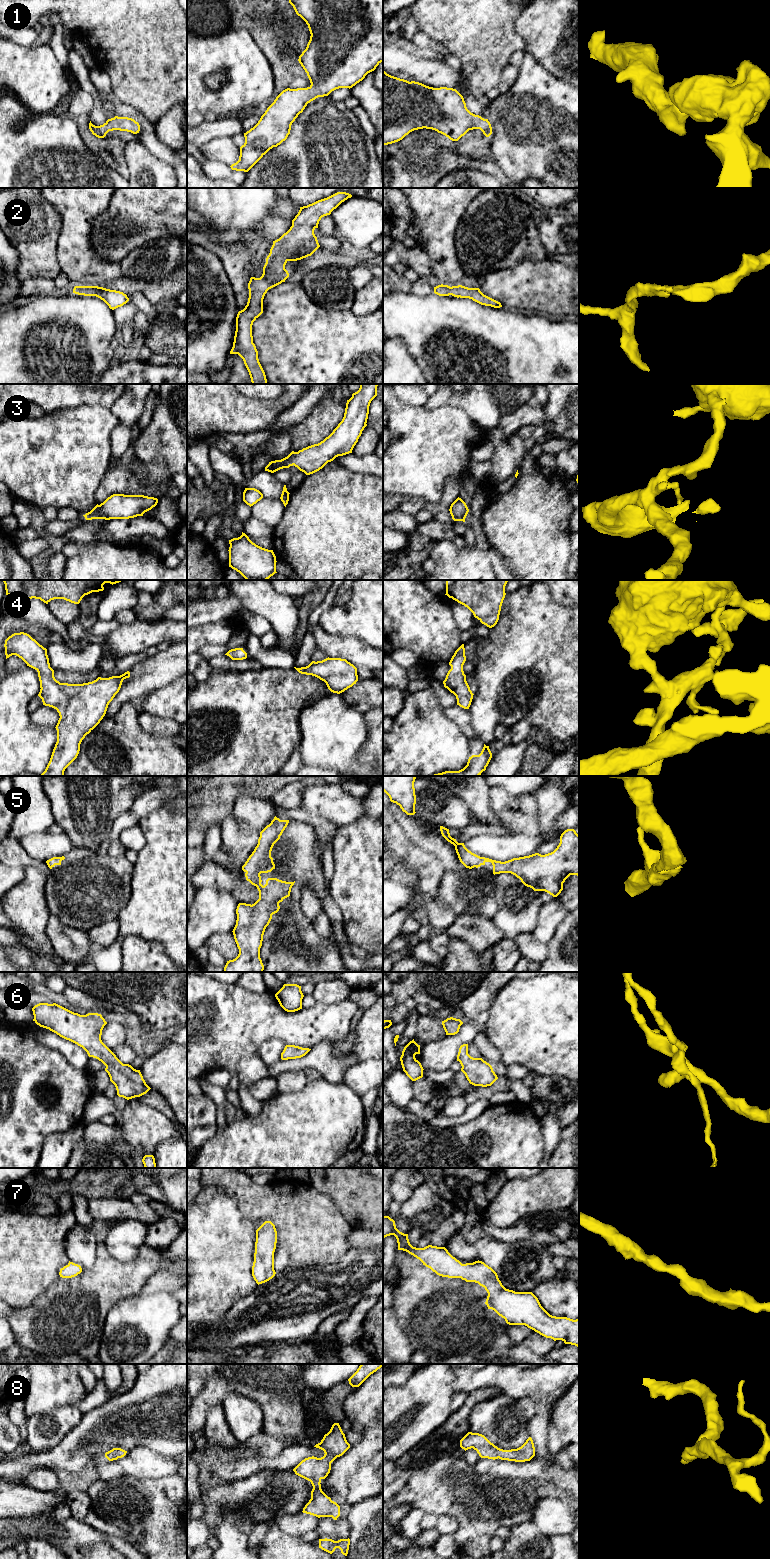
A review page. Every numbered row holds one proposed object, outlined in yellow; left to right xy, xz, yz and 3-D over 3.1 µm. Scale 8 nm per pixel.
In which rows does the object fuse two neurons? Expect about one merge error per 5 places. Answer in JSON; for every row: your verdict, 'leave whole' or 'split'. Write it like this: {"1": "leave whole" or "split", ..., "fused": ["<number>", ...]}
{"1": "leave whole", "2": "leave whole", "3": "leave whole", "4": "leave whole", "5": "leave whole", "6": "leave whole", "7": "leave whole", "8": "leave whole", "fused": []}

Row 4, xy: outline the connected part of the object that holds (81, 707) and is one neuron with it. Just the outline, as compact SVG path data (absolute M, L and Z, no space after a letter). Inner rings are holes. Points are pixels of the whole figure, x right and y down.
M24 632L12 634L5 640L4 647L6 659L16 655L27 666L38 672L41 688L38 696L42 699L43 705L52 707L59 713L60 718L55 727L57 730L57 742L50 761L40 776L64 776L65 769L77 758L82 740L103 719L109 703L119 692L123 680L130 677L130 672L127 671L120 676L109 678L98 677L92 682L83 684L60 683L55 679L54 670L50 667L47 649L29 634Z

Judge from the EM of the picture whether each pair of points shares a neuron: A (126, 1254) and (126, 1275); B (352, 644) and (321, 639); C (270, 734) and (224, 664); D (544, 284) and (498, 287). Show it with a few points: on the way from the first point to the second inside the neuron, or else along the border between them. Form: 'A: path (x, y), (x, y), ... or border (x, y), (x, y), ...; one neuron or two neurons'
A: border (142, 1245), (129, 1261), (117, 1260), (107, 1248); two neurons
B: path (344, 644), (329, 644); one neuron
C: border (229, 670), (213, 672); two neurons
D: path (533, 287), (509, 287); one neuron

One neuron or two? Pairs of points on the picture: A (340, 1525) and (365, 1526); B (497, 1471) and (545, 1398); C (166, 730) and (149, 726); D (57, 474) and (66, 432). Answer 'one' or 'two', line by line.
A: two
B: two
C: one
D: one

